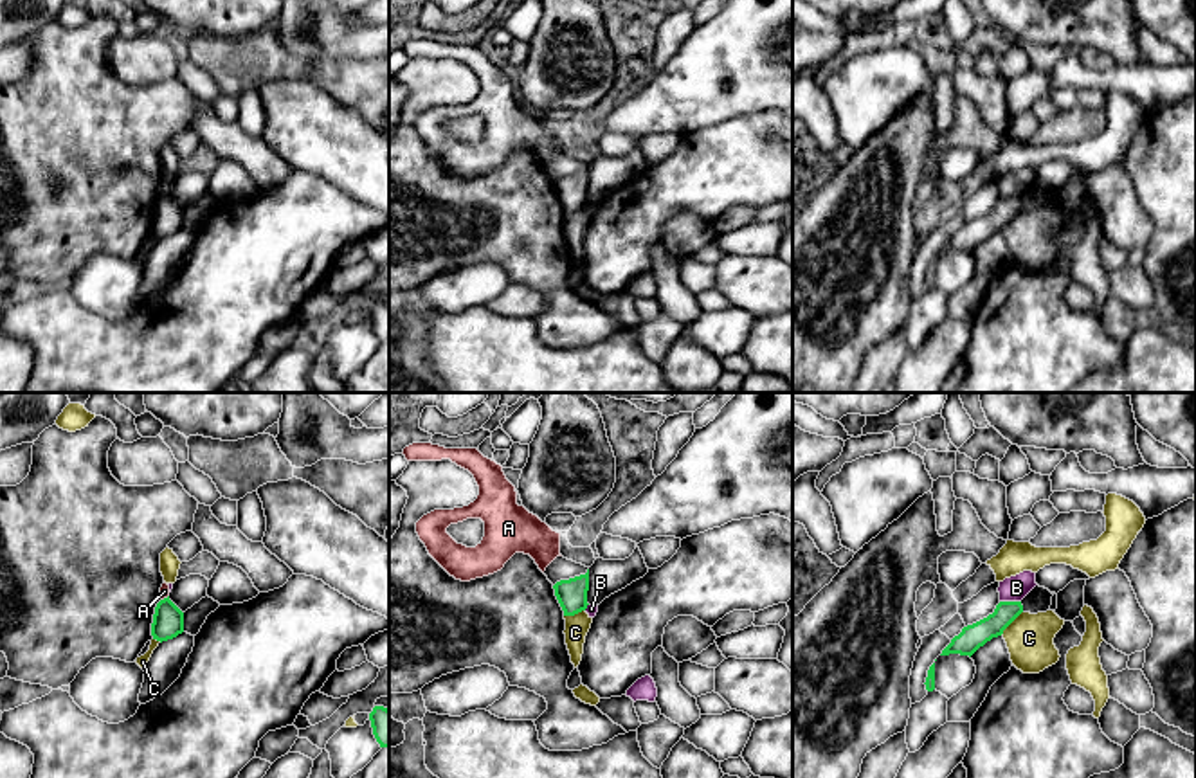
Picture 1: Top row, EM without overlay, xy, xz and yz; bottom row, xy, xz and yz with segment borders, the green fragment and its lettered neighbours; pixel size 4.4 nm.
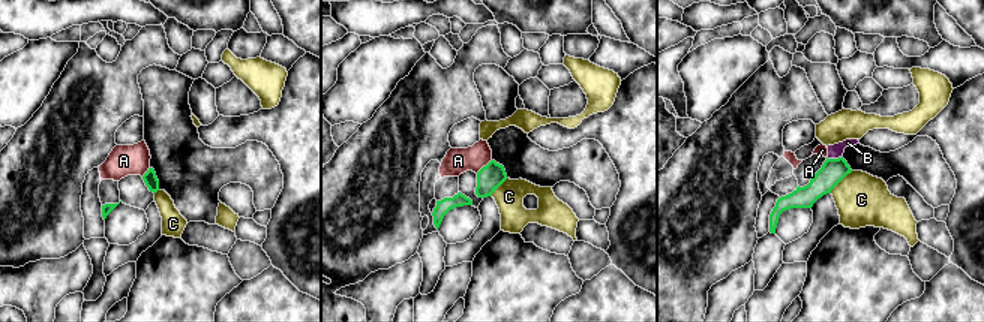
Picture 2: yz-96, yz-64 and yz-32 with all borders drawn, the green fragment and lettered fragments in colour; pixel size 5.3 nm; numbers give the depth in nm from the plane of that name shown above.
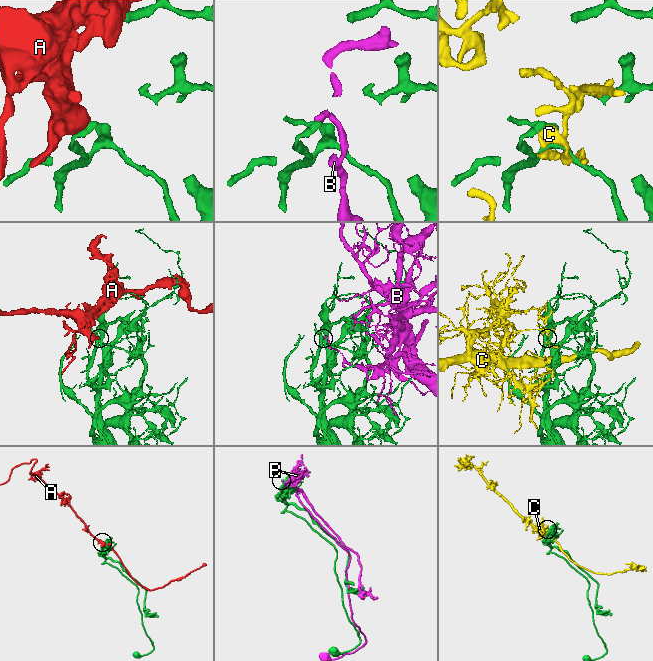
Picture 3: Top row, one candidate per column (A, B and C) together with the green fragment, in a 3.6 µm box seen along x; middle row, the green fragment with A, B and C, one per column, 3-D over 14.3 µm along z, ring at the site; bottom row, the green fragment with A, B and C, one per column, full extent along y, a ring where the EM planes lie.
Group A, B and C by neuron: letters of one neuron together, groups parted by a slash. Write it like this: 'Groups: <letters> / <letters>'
Groups: A / B / C

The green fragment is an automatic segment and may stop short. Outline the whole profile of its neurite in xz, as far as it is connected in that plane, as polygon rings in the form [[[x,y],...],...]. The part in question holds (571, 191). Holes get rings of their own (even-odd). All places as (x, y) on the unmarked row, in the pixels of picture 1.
[[[589,166],[585,171],[560,176],[553,182],[555,193],[564,207],[564,213],[575,213],[587,205],[587,187],[589,187]]]

